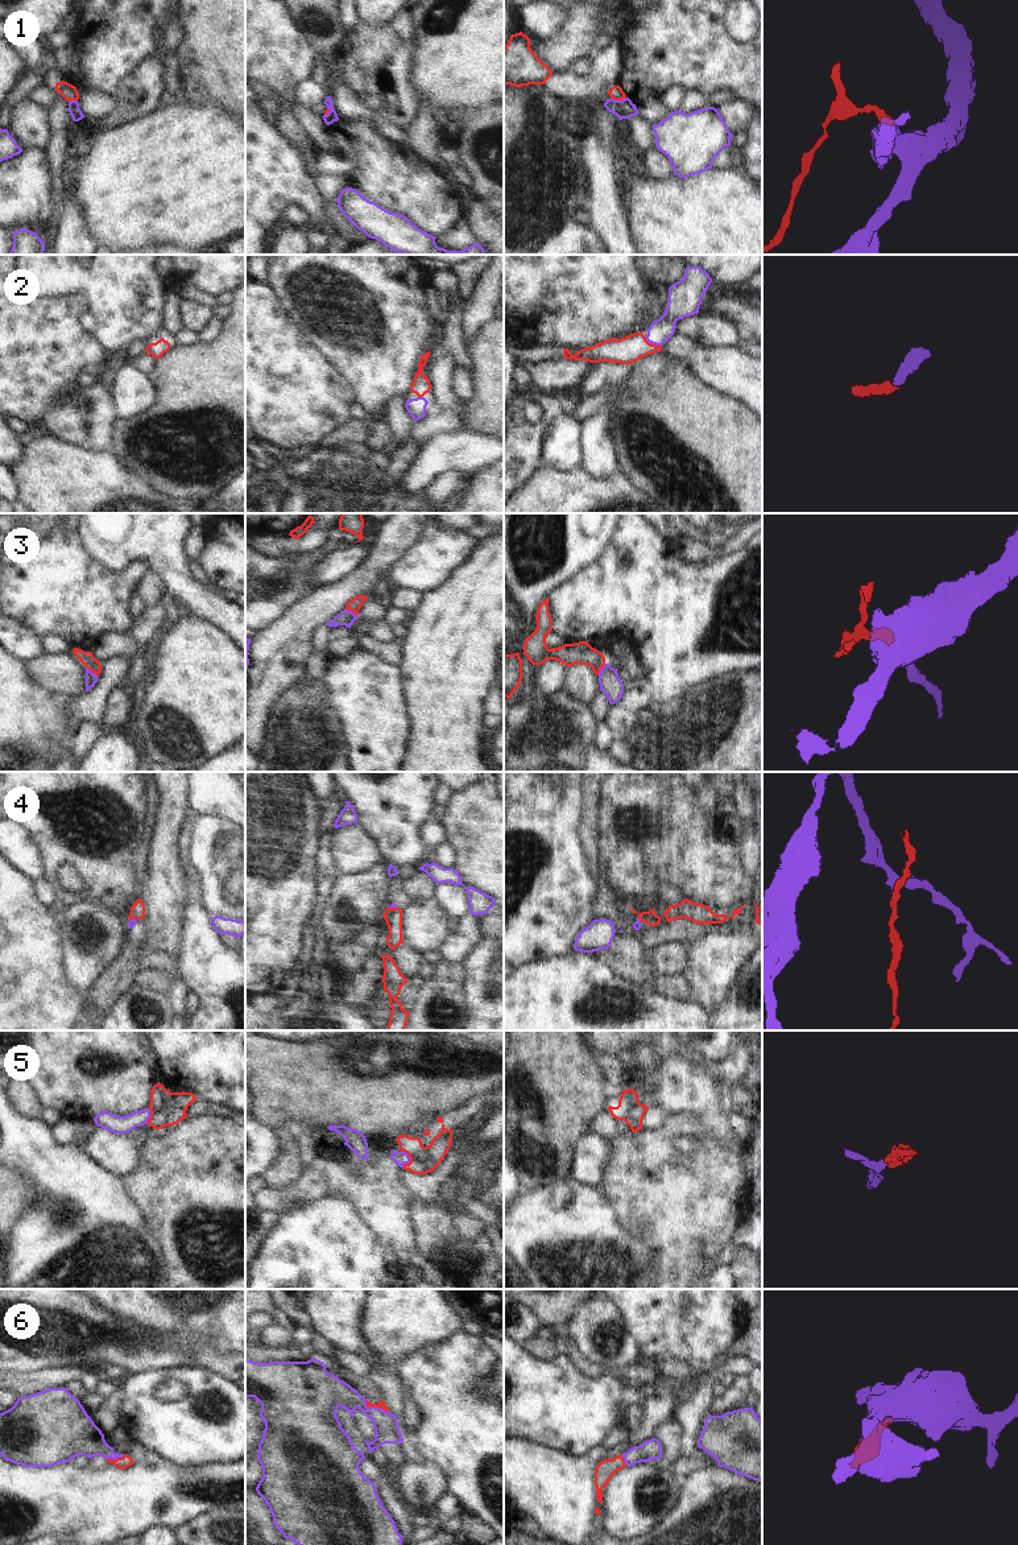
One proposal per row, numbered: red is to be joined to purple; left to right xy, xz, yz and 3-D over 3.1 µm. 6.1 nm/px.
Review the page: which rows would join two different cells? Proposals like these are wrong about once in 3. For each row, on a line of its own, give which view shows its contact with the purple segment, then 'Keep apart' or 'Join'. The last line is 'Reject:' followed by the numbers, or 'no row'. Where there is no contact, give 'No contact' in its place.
1: Touches purple in yz. Keep apart
2: Touches purple in yz. Join
3: Touches purple in xy. Join
4: Touches purple in xz. Keep apart
5: Touches purple in xz. Join
6: Touches purple in xz. Join
Reject: 1, 4.

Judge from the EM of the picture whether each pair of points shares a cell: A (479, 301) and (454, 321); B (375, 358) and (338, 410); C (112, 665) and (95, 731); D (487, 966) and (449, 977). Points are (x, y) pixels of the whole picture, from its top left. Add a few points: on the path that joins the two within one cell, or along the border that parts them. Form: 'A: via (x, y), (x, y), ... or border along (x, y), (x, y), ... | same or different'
A: border along (463, 301), (460, 318), (462, 346) | different
B: border along (332, 367), (350, 385), (354, 401) | different
C: border along (81, 722), (94, 722), (99, 726) | different
D: border along (459, 965), (463, 1003) | different

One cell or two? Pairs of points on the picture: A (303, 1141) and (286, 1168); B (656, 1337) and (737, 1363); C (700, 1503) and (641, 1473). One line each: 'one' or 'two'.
A: two
B: two
C: two

